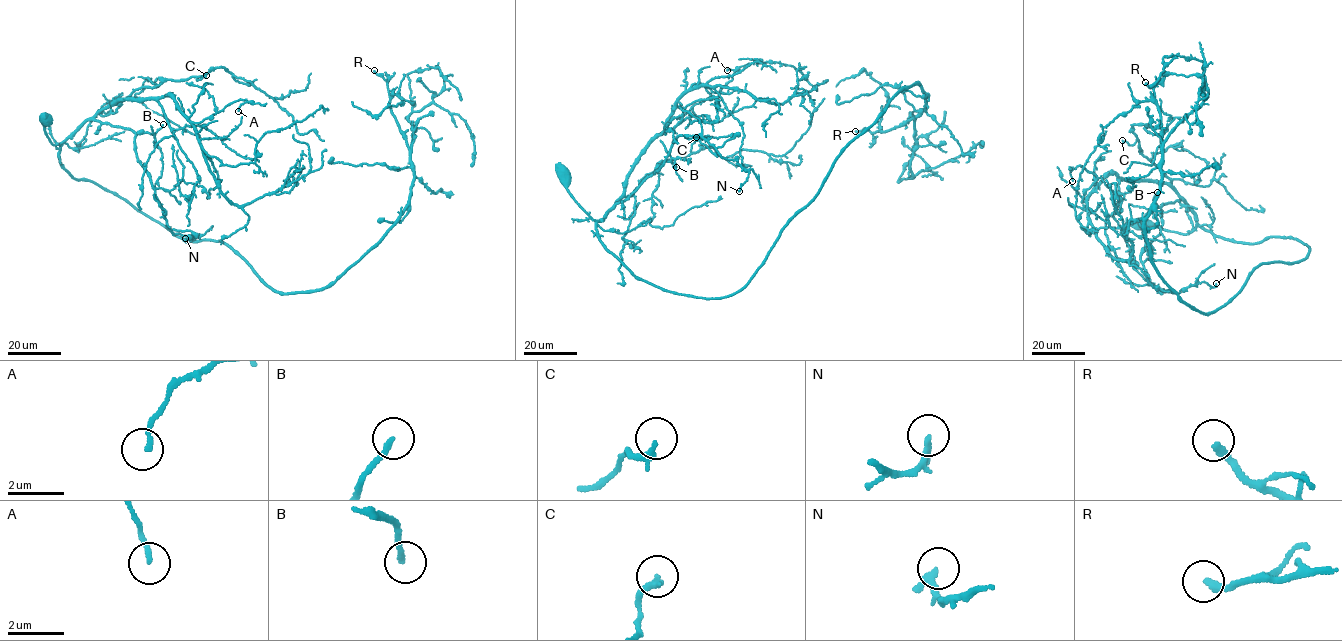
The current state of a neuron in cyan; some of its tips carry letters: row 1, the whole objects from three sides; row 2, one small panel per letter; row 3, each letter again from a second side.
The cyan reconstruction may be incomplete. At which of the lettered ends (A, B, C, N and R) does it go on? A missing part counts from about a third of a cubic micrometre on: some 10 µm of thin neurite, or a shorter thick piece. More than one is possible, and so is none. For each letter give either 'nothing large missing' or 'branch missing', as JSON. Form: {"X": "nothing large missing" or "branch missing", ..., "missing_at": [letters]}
{"A": "nothing large missing", "B": "nothing large missing", "C": "nothing large missing", "N": "nothing large missing", "R": "branch missing", "missing_at": ["R"]}

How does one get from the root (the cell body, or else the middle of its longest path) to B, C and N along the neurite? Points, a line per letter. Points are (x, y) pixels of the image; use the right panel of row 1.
B: (1140, 223), (1149, 221), (1184, 234), (1195, 227), (1197, 221), (1181, 200), (1159, 207), (1151, 206), (1157, 192)
C: (1140, 223), (1184, 234), (1195, 228), (1197, 221), (1172, 181), (1143, 156), (1139, 141), (1133, 145), (1122, 140)
N: (1140, 223), (1190, 233), (1197, 221), (1184, 201), (1162, 205), (1160, 234), (1141, 262), (1164, 291), (1216, 283)

